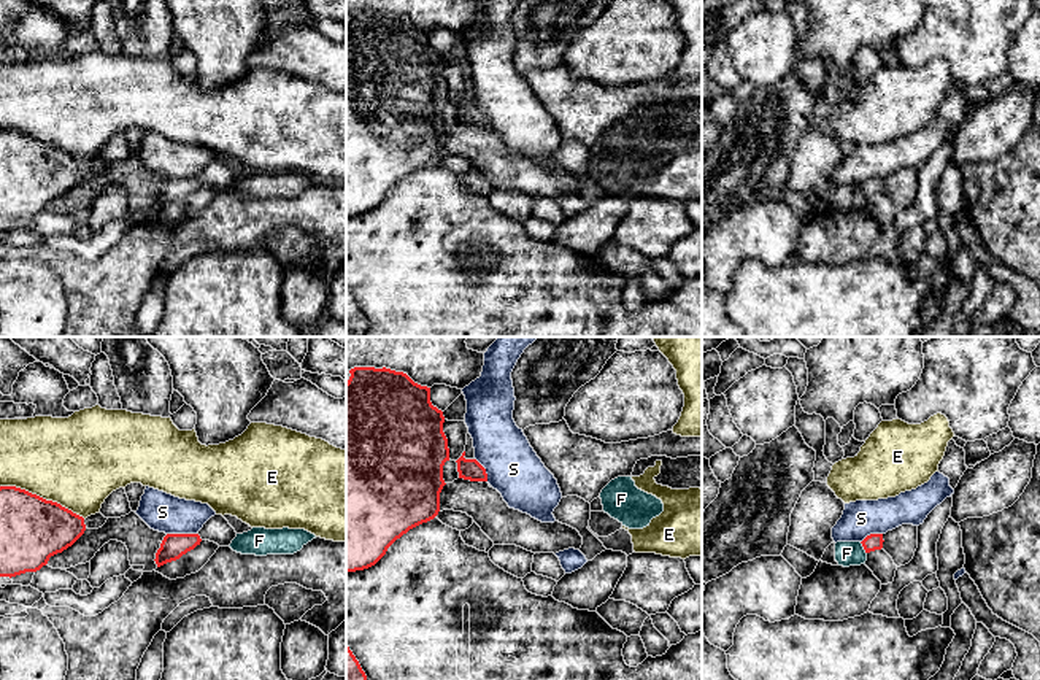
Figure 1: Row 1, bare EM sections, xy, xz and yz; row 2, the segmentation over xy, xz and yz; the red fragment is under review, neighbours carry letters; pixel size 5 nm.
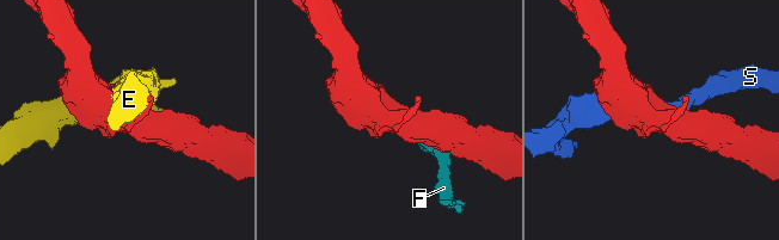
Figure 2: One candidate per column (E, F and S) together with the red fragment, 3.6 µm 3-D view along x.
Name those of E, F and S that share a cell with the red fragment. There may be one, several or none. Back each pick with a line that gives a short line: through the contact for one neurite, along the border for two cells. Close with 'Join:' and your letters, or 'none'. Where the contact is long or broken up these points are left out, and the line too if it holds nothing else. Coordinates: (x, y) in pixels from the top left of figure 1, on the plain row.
Join: none

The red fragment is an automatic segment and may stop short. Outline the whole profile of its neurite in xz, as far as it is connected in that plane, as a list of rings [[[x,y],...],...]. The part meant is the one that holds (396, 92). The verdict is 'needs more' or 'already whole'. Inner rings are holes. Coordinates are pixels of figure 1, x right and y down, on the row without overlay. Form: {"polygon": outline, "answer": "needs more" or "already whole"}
{"polygon": [[[354,11],[346,25],[346,218],[375,210],[387,192],[410,173],[433,164],[446,129],[443,110],[449,105],[443,56],[432,49],[430,32],[391,13]]], "answer": "already whole"}

